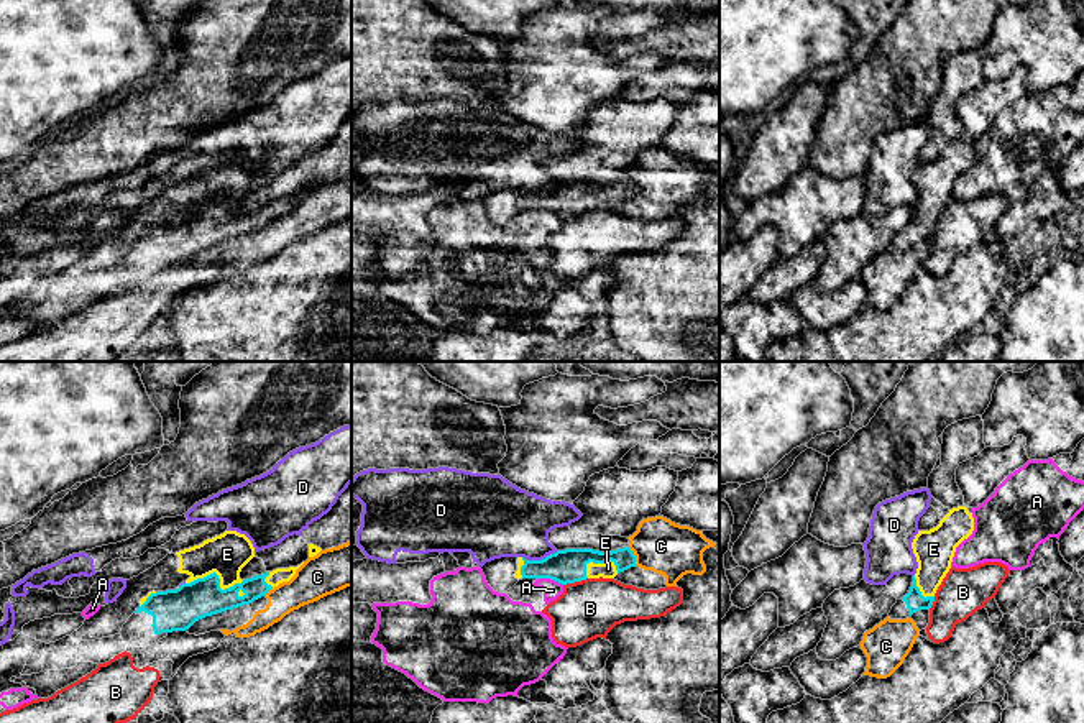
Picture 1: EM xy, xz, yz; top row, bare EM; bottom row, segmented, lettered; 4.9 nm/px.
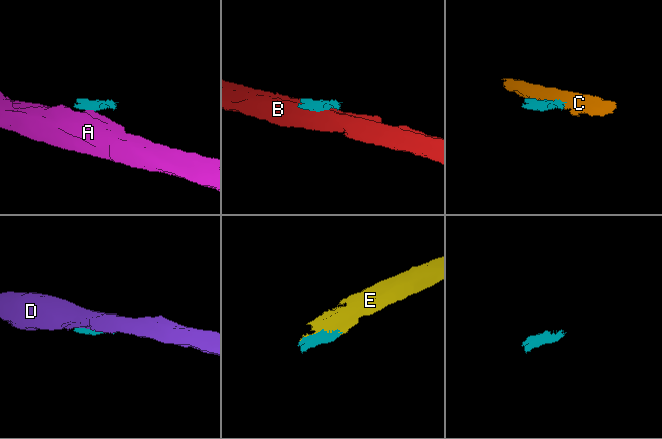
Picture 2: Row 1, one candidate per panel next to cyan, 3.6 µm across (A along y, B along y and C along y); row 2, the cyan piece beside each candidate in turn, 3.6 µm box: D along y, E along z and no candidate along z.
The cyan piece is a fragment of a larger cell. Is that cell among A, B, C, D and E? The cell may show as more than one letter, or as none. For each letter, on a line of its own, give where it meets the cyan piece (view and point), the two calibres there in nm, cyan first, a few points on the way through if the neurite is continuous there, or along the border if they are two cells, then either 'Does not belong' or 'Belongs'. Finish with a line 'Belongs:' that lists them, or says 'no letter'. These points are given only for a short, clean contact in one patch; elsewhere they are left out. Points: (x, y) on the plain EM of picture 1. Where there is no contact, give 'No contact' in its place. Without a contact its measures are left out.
A: Touches cyan at xz (551, 211). Thickness 170 nm (cyan) against 90 nm. Boundary: xz (537, 211), (554, 211), (562, 217). Does not belong
B: Touches cyan at xz (575, 212). Thickness 170 nm (cyan) against 280 nm. Boundary: xz (587, 209), (564, 217). Does not belong
C: Touches cyan at xz (634, 188). Thickness 100 nm (cyan) against 260 nm. Does not belong
D: Touches cyan at xz (542, 191). Thickness 170 nm (cyan) against 340 nm. Boundary: xz (557, 183), (529, 193). Does not belong
E: Touches cyan at xy (217, 209). Thickness 200 nm (cyan) against 200 nm. Belongs
Belongs: E

